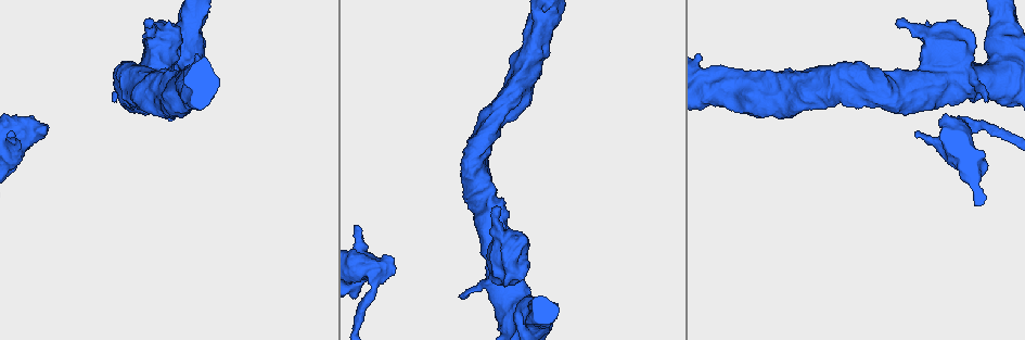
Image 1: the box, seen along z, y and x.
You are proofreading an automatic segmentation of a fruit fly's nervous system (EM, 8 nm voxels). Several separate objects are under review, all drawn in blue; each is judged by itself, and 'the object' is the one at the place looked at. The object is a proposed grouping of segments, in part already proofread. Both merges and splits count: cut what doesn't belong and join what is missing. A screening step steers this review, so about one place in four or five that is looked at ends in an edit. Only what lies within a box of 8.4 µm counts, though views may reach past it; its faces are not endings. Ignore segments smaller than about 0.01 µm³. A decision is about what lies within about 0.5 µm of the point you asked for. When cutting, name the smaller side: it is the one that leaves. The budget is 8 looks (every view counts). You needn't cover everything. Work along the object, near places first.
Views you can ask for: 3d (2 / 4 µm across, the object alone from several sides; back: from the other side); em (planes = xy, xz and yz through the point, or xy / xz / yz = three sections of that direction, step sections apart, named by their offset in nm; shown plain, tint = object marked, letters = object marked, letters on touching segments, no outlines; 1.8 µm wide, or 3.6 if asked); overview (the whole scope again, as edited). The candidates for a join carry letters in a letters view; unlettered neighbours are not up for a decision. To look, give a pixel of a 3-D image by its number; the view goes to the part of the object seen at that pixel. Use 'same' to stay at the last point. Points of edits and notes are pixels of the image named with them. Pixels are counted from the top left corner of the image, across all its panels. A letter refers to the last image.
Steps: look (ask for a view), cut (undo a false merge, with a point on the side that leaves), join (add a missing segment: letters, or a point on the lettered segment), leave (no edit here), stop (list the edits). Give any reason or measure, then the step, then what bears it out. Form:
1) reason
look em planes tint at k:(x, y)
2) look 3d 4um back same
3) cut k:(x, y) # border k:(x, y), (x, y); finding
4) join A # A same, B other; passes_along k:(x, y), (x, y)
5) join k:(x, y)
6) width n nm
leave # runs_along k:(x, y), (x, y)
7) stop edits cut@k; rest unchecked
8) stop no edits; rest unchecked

sudden change in width
look 3d 4um at 1:(961, 76)

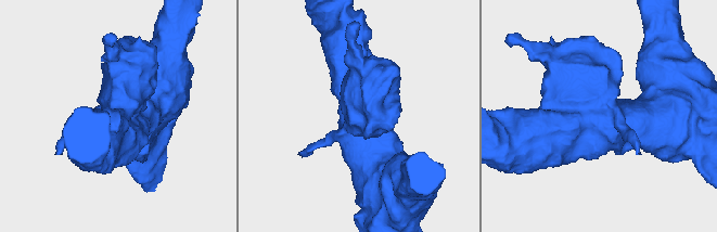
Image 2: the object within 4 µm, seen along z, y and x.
look em 3.6um yz step 8 letters at 2:(599, 121)

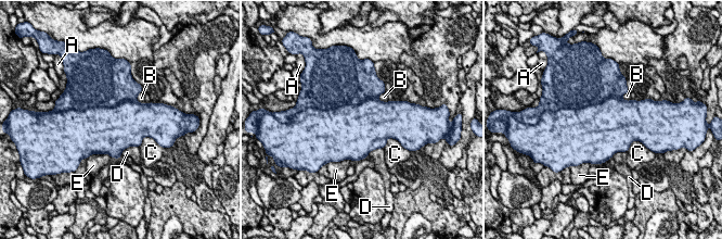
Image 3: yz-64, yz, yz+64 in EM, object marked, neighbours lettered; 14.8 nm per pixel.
width 950 nm
cut 3:(352, 89) # A other, B other, C other, D other, E other; border 3:(377, 99), (327, 110); two neurons meet here

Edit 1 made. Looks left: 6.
thick turns thin
look em 3.6um planes letters at 1:(366, 265)

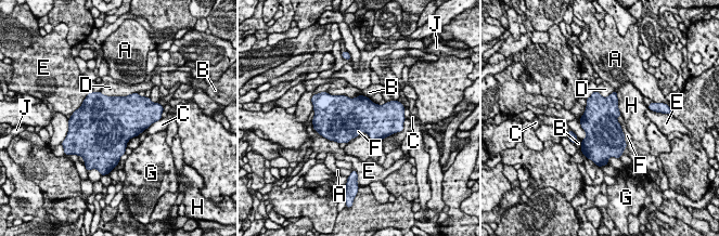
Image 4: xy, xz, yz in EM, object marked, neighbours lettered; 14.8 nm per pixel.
join F # A other, B other, C other, D other, E other, F same, G other, H other, J other; passes_along 4:(605, 133), (621, 129), (627, 135); the neuron continues

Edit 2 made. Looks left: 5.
stop edits cut@3, join@4; rest unchecked

